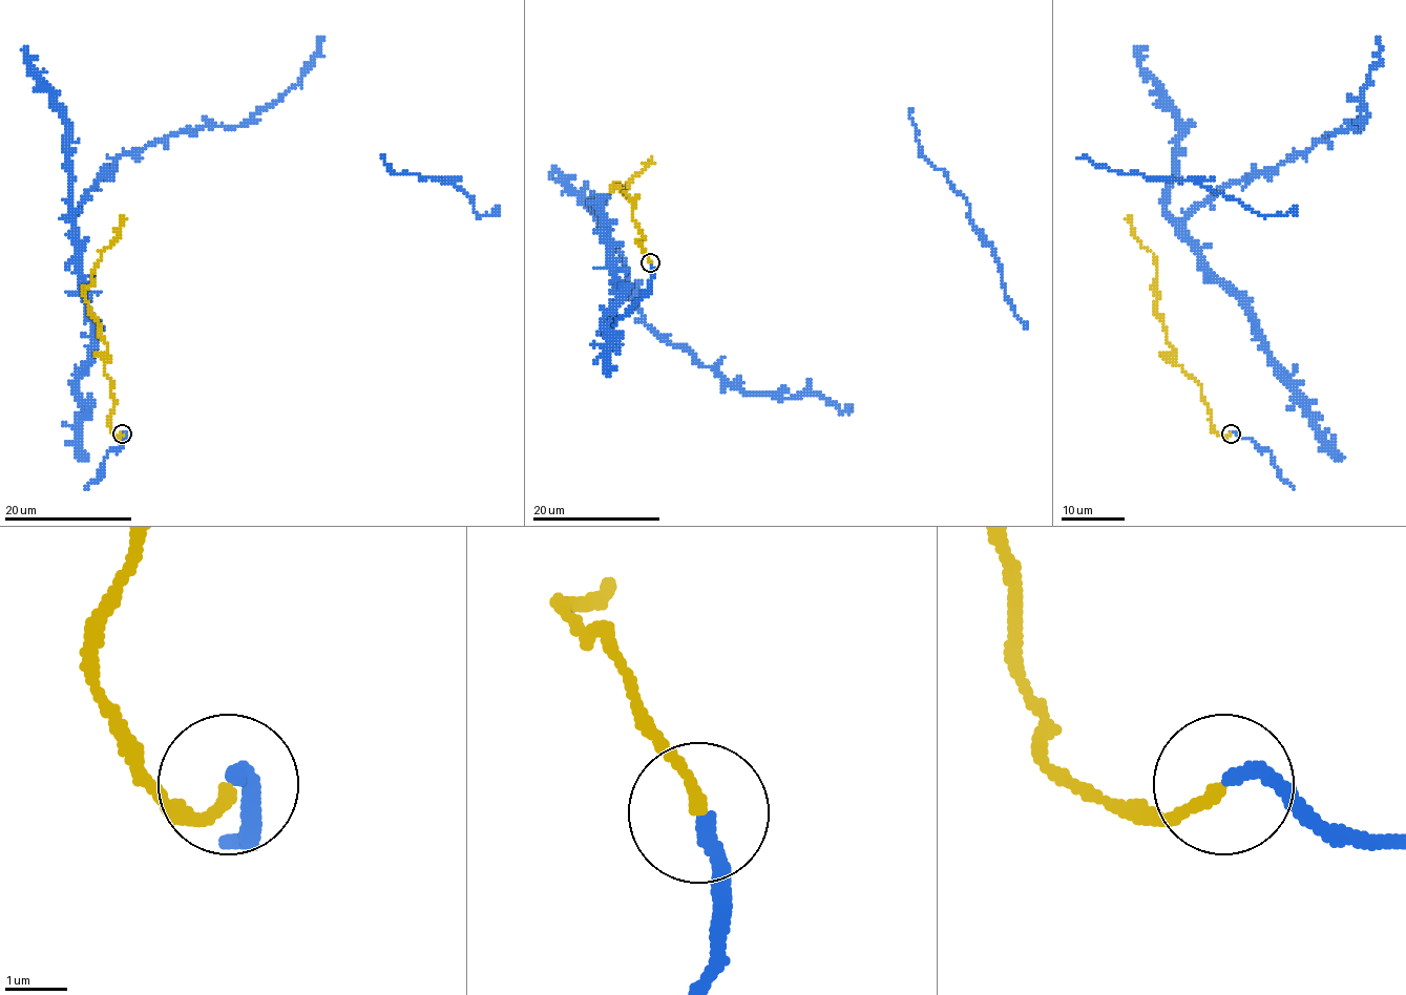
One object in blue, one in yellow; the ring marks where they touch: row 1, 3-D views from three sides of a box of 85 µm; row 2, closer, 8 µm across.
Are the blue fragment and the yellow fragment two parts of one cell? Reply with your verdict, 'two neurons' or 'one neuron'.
one neuron

